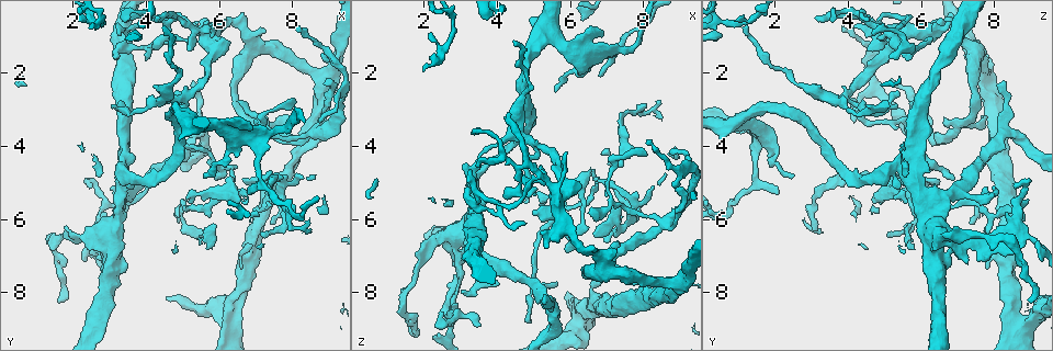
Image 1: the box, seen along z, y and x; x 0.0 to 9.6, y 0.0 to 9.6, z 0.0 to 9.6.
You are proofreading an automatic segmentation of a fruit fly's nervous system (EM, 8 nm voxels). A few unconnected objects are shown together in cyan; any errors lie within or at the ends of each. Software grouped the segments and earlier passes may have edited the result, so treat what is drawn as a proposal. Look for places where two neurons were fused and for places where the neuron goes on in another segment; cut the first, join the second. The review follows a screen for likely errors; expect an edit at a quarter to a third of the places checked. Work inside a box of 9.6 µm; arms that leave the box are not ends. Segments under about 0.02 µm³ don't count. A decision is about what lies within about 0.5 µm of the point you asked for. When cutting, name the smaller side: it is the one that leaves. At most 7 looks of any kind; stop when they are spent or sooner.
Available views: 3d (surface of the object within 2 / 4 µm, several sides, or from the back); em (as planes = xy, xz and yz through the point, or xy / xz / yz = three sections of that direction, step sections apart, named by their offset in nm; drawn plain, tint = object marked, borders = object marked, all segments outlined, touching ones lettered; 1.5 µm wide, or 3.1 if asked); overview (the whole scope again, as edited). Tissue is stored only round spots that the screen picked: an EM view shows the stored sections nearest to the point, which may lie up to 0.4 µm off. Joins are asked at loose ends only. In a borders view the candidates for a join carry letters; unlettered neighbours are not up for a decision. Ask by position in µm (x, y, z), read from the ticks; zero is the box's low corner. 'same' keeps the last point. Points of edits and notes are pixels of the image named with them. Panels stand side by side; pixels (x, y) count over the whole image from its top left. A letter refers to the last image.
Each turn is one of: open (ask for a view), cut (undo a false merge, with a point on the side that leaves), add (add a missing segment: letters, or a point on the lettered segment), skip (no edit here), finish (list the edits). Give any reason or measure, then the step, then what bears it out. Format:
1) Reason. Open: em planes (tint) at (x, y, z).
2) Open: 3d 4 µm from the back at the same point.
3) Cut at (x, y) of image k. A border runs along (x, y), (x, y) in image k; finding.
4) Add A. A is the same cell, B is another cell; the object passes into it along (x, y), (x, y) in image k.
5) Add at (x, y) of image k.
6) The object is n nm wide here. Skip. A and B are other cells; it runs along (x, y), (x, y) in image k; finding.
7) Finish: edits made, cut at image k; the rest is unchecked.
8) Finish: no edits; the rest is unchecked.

Long arm stops here. Open: em xy step 8 (borders) at (4.50, 0.70, 1.25).

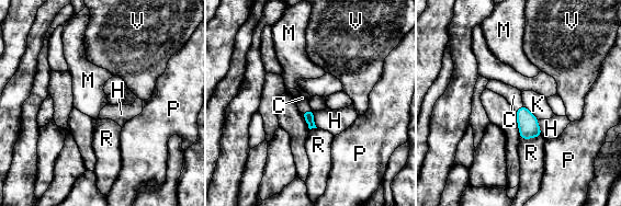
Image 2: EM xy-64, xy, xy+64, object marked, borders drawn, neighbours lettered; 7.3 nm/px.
Another direction. Open: em planes (borders) at the same point.

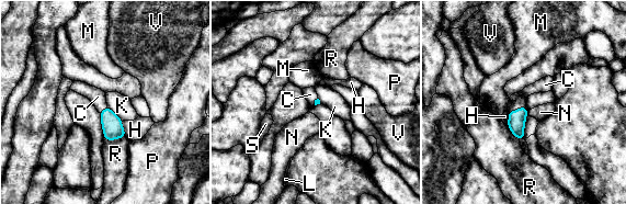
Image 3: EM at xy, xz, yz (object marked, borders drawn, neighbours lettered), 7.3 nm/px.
The longest contact is with S, 180 nm. Add at (519, 100) of image 3. C is the same cell, H, K, L, M, N, P, R, S and V are other cells; it goes on there.

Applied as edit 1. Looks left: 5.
Abrupt turn. Open: em planes (borders) at (7.65, 4.85, 5.35).

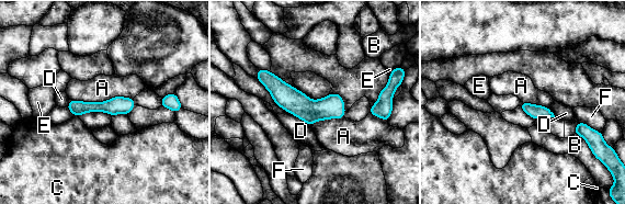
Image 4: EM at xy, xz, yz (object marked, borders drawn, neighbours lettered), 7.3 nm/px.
Skip. A, B, C, D, E and F are other cells; a border runs along (133, 98), (71, 100) in image 4; one neuron here.

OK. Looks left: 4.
Abrupt turn. Open: em planes (borders) at (6.25, 4.65, 6.45).

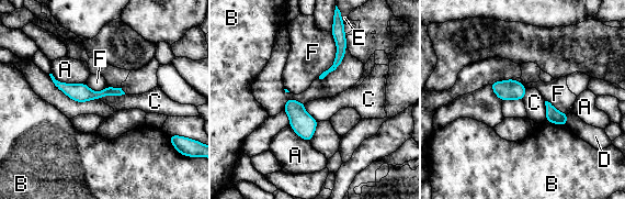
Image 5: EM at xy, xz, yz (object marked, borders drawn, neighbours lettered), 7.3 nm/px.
The longest contact is with F, 340 nm. Skip. A, B, C, D, E and F are other cells; all the same neuron.

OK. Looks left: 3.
Finish: edits made, add at image 3; the rest is unchecked.

